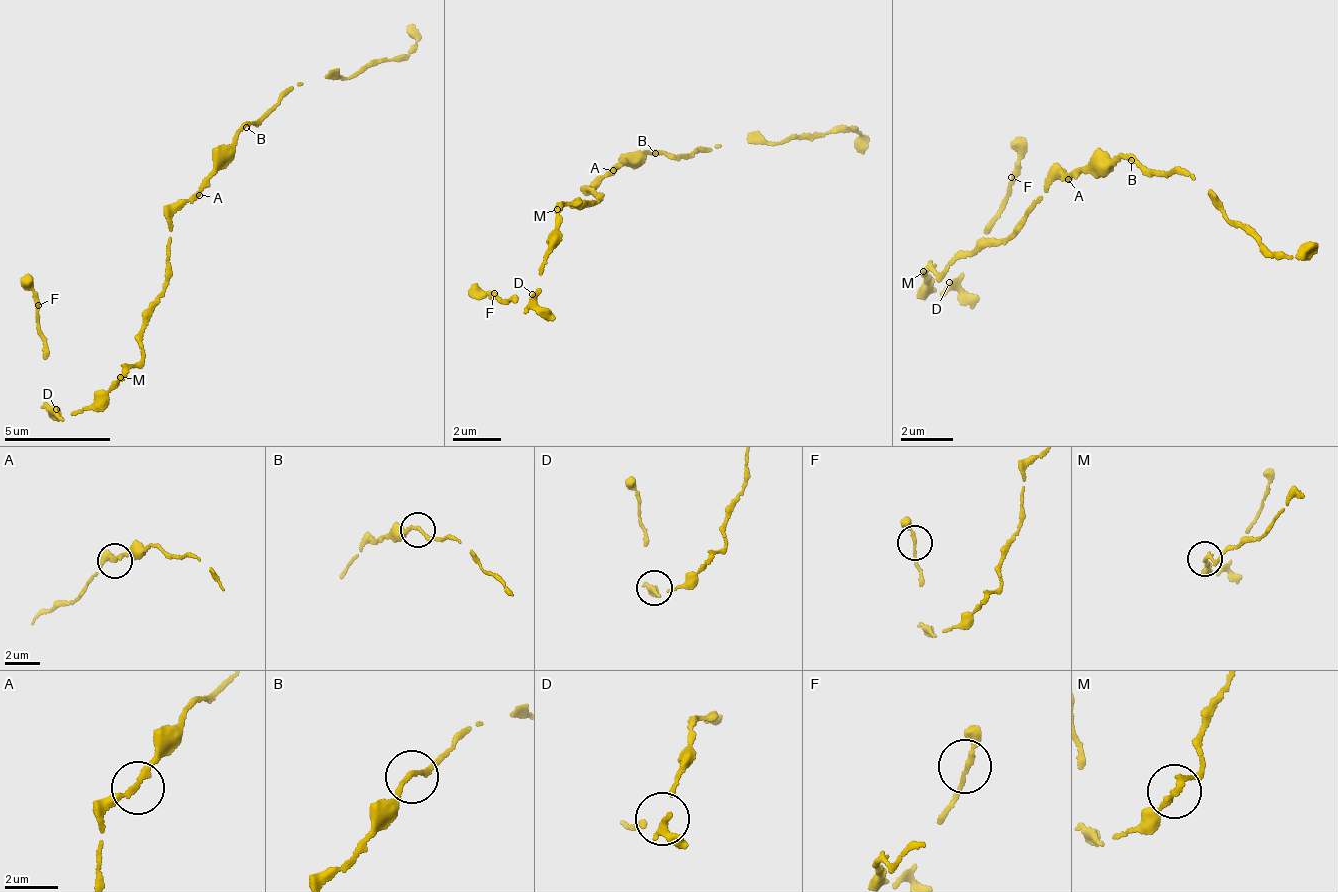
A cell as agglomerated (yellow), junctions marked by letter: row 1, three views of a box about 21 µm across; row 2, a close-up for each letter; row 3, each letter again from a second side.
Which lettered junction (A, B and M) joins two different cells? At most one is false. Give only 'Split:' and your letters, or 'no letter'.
Split: no letter

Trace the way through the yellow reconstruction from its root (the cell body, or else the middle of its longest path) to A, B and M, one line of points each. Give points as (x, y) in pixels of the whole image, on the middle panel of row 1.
A: (596, 193), (591, 185), (613, 170)
B: (596, 193), (591, 185), (610, 174), (619, 162), (636, 160), (641, 152), (655, 153)
M: (596, 193), (597, 203), (592, 206), (577, 200), (574, 204), (555, 207)

